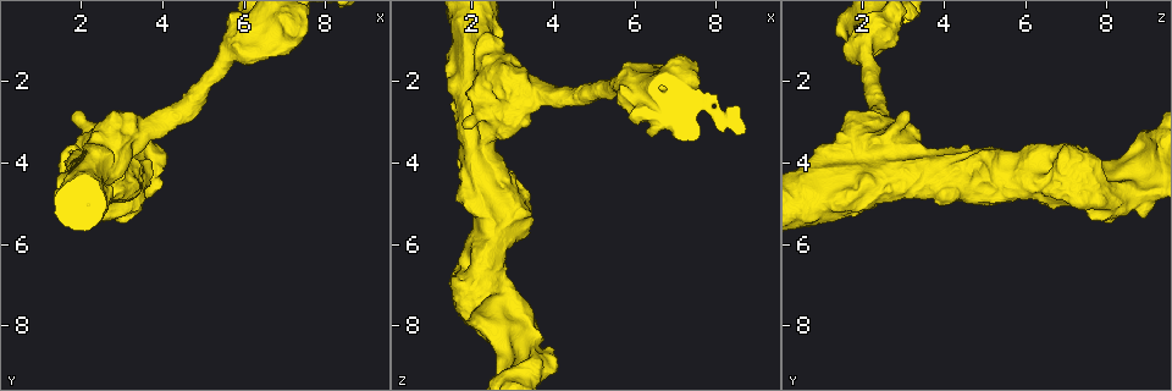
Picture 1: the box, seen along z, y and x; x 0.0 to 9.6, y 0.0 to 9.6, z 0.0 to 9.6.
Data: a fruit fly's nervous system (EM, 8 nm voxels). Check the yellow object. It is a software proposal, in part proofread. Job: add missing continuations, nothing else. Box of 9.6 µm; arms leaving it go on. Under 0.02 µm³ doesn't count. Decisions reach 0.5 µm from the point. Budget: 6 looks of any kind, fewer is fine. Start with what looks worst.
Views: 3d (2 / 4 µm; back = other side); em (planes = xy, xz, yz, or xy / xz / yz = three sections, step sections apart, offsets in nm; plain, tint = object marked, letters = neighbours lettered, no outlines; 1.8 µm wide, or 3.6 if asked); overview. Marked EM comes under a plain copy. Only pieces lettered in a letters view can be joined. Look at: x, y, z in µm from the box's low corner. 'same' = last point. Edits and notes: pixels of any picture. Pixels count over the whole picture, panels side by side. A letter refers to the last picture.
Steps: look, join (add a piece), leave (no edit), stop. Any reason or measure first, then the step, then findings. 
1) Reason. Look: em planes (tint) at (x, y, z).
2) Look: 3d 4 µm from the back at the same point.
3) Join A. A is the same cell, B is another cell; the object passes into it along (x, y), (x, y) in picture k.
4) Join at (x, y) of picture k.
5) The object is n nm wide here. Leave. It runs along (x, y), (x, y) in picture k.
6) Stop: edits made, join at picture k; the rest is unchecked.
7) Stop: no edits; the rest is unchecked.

Look: 3d 4 µm from the back at (1.80, 3.85, 7.05).

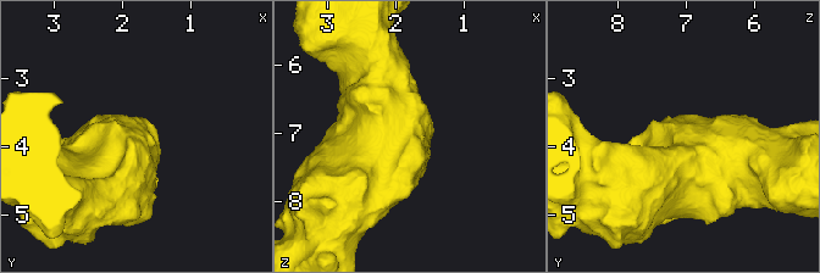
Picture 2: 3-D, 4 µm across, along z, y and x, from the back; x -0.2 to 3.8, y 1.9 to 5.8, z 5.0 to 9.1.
Look: em 3.6 µm planes (letters) at the same point.

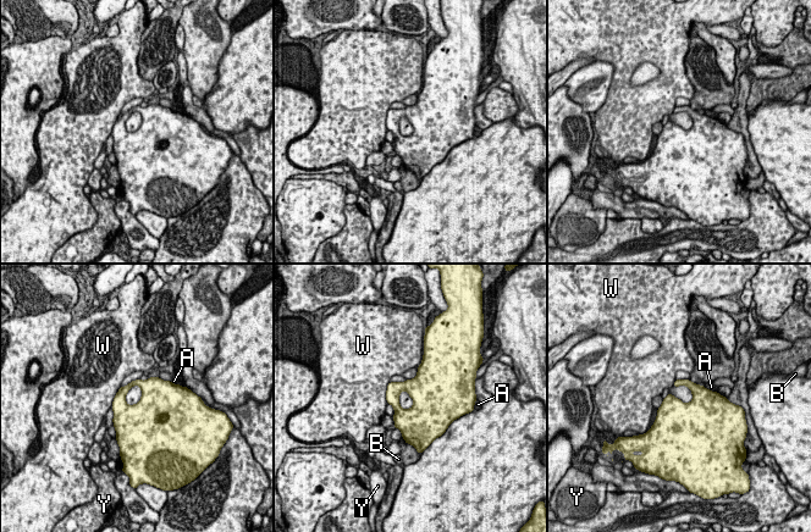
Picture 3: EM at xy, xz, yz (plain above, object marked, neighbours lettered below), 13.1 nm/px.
The object is 280 nm wide here. Leave. A, B, W and Y are other cells; a border runs along (390, 381), (386, 388), (386, 403) in picture 3; none of them fits.

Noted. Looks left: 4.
Look: em planes (letters) at (2.00, 2.75, 3.05).

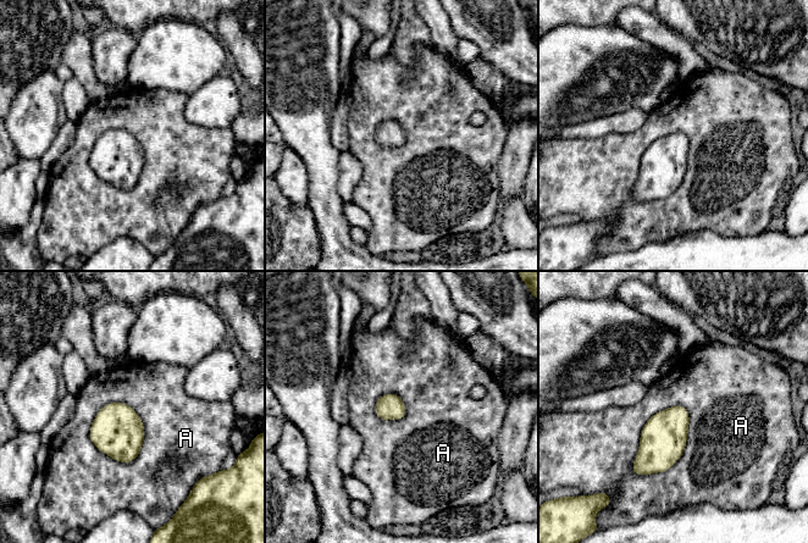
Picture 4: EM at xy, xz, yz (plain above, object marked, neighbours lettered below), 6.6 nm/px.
Leave. A is another cell; a border runs along (685, 406), (646, 422), (634, 474) in picture 4; no lettered piece goes on from it.

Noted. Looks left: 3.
Closes a loop. Look: 3d 4 µm at (3.35, 4.05, 7.90).

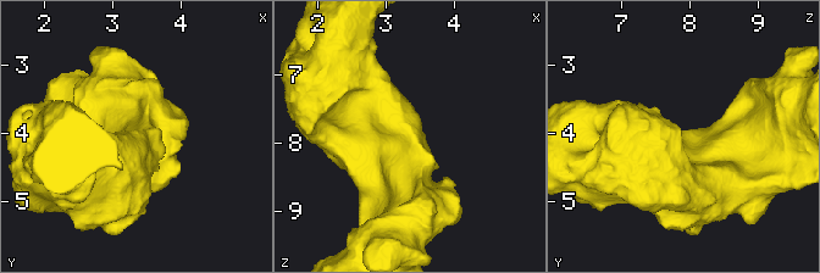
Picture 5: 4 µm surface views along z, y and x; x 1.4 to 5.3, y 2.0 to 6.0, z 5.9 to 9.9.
Look: em 3.6 µm planes (letters) at (3.35, 4.10, 7.90).

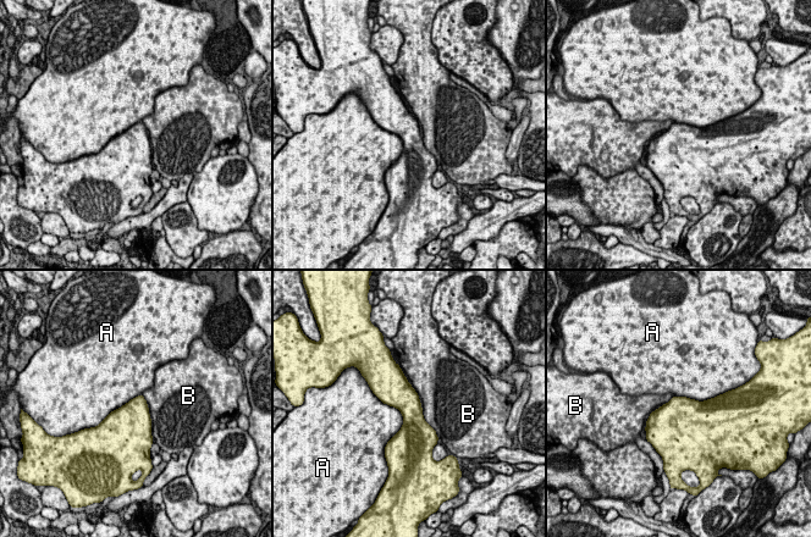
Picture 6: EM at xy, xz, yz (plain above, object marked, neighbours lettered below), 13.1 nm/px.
Leave. A and B are other cells; a border runs along (370, 389), (402, 416), (387, 442) in picture 6; none of them fits.

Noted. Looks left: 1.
Stop: no edits; the rest is unchecked.

